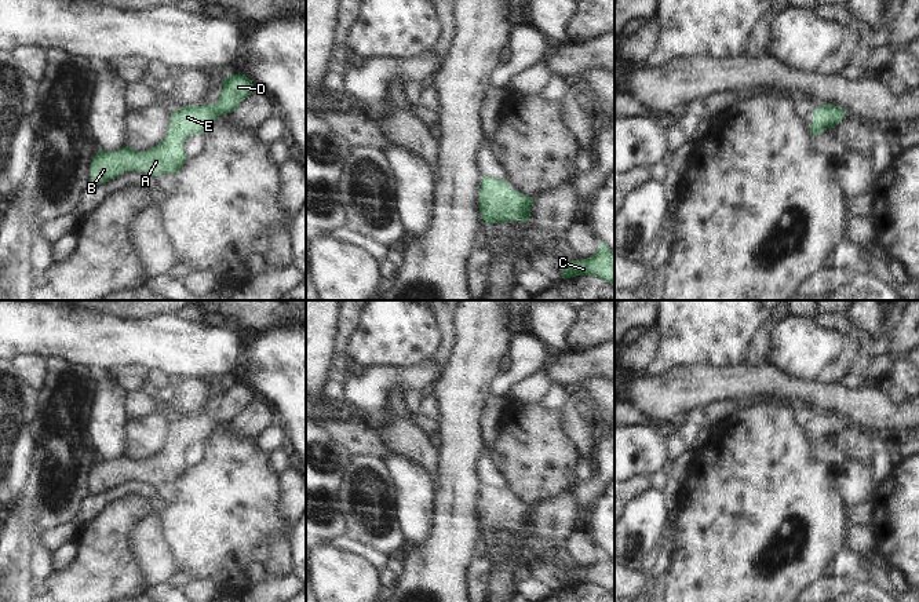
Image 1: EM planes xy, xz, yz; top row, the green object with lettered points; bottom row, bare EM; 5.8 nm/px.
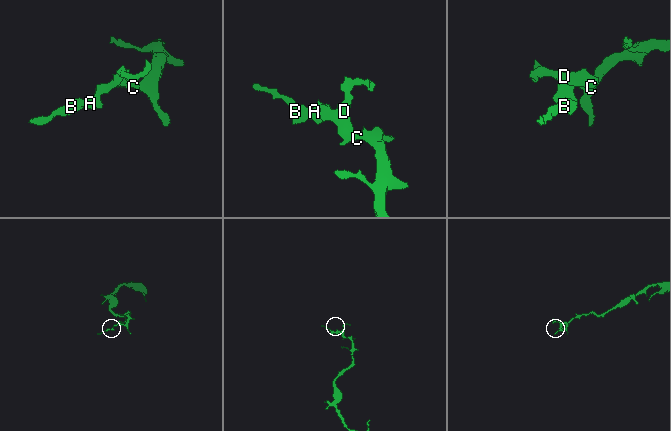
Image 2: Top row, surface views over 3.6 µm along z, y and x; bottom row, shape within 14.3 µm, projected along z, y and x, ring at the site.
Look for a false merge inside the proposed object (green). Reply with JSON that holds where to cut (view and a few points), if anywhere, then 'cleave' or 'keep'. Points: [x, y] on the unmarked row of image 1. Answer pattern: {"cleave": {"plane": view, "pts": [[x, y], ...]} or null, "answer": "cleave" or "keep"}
{"cleave": null, "answer": "keep"}

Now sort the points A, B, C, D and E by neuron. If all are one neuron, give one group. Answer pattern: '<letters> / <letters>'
A B C D E

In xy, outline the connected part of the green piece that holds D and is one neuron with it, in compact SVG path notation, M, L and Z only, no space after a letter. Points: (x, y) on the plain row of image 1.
M230 383L222 390L222 401L215 413L183 415L171 422L165 446L146 460L125 455L116 460L99 457L91 471L91 493L101 493L127 479L142 479L147 484L176 482L185 470L185 448L193 442L205 442L207 433L219 424L233 422L240 411L254 399L252 388L245 383Z

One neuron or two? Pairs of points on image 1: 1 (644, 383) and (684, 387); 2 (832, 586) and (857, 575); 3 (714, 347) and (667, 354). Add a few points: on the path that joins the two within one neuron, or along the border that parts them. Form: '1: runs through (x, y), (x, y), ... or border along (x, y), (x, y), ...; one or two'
1: runs through (653, 387), (674, 387); one
2: border along (823, 575), (850, 579), (854, 583); two
3: runs through (703, 347), (678, 347); one

